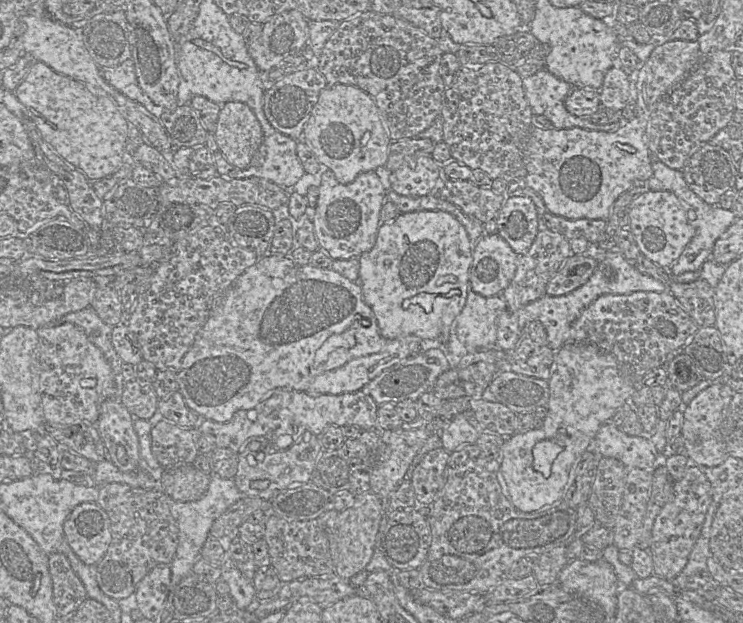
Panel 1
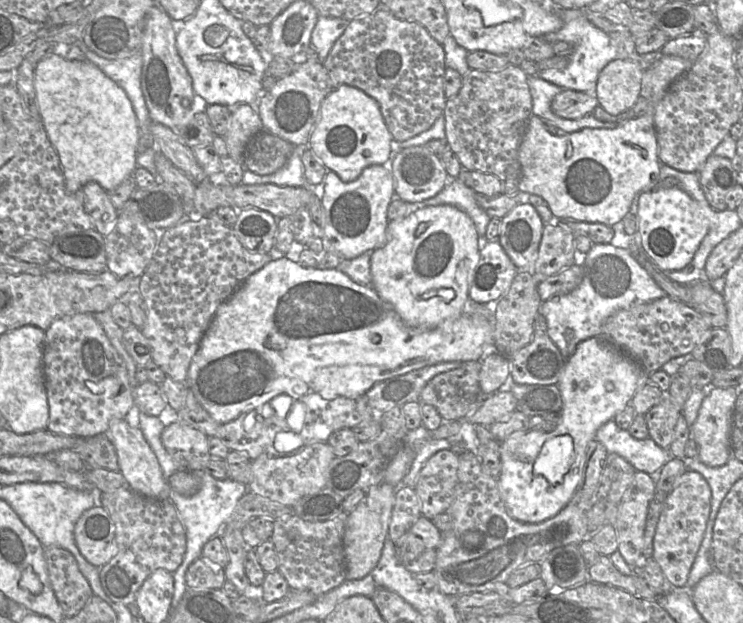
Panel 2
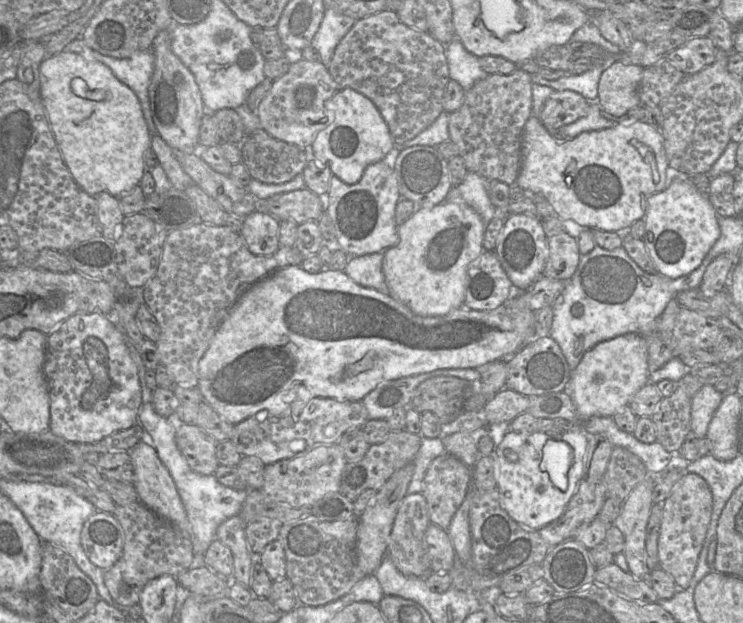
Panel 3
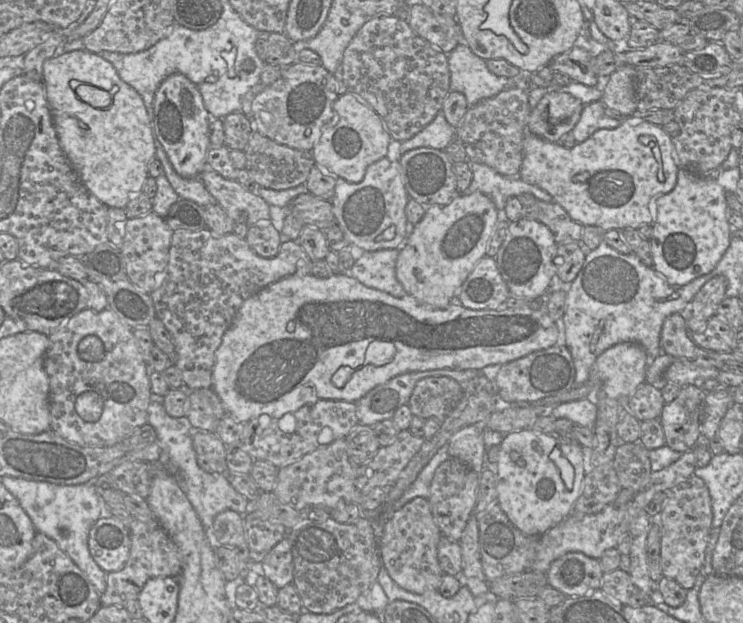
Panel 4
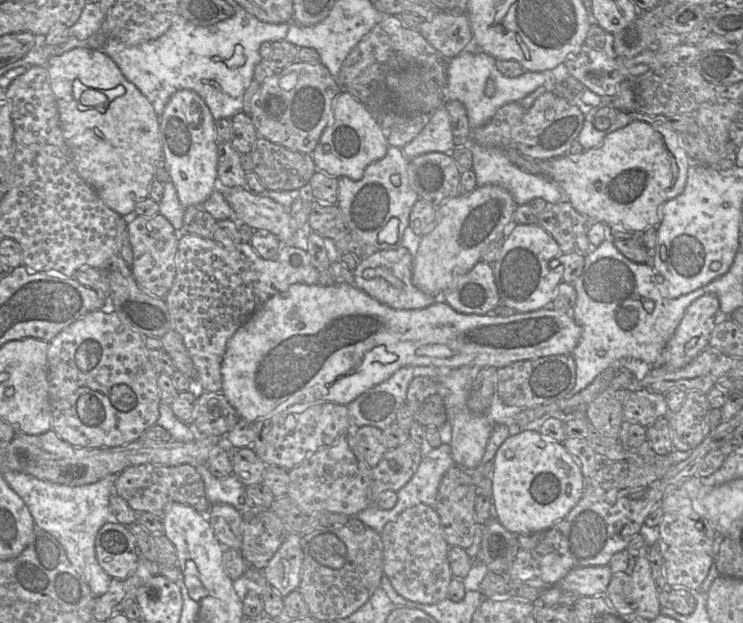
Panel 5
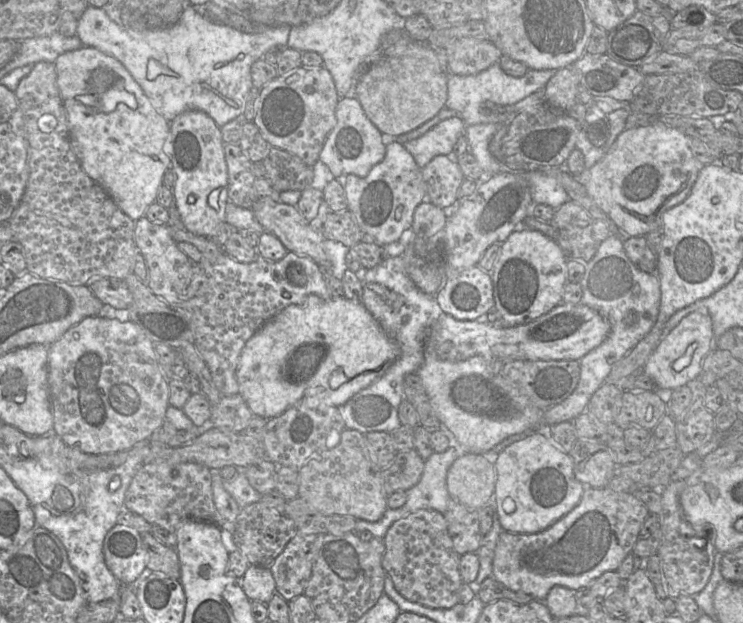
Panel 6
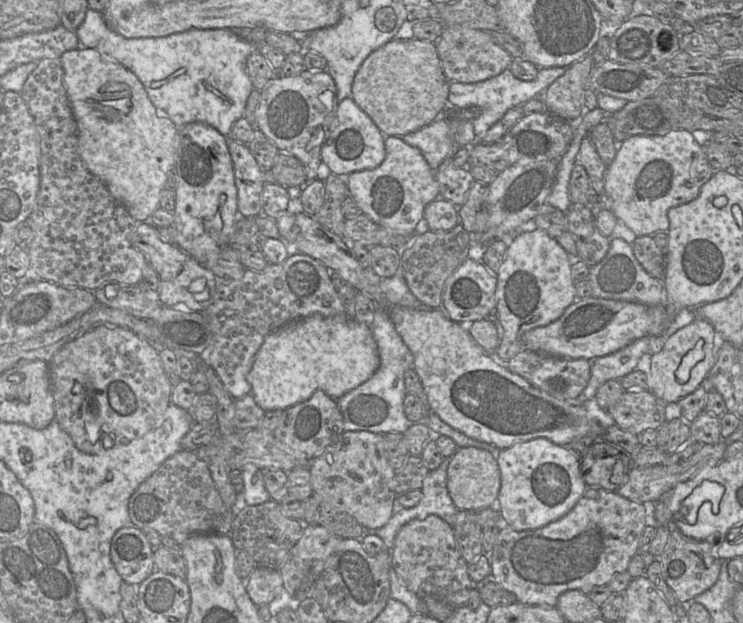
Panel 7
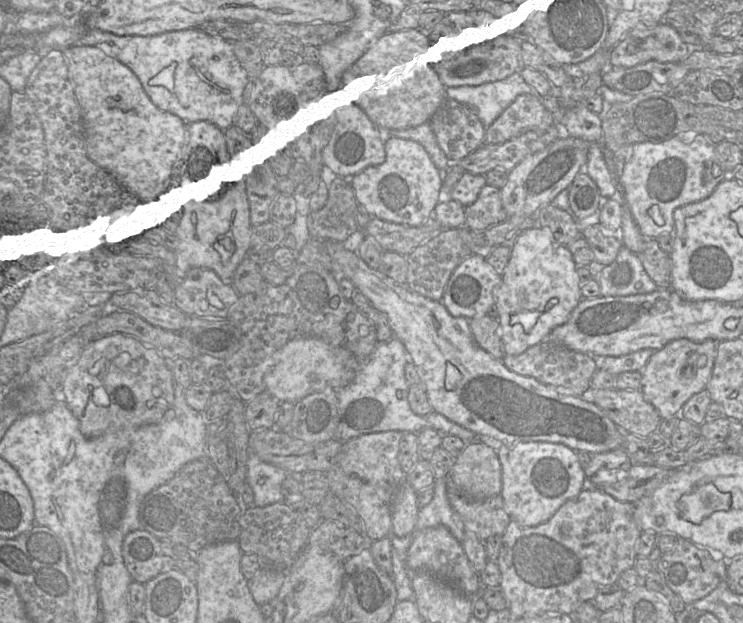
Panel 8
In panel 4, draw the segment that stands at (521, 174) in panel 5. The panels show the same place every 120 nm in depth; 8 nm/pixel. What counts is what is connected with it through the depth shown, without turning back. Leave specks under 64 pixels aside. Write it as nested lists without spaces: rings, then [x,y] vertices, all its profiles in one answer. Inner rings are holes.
[[[470,163],[473,178],[464,194],[480,192],[488,196],[496,209],[502,213],[507,200],[524,193],[546,203],[552,203],[552,196],[537,186],[524,182],[519,176],[503,176],[481,163]]]

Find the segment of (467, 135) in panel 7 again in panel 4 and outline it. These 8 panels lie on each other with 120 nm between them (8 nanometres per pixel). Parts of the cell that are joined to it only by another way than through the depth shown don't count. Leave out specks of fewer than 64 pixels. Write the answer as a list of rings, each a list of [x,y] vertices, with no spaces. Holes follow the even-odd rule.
[[[440,110],[423,130],[401,142],[400,153],[402,155],[409,150],[420,147],[445,150],[455,140],[457,140],[455,128],[448,123],[443,111]]]

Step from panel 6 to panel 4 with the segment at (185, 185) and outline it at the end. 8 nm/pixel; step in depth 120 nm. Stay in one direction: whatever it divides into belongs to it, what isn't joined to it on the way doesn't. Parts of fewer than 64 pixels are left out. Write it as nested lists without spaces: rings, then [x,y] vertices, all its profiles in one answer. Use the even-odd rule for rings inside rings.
[[[174,73],[165,78],[154,97],[154,136],[162,145],[174,170],[184,178],[198,178],[207,167],[206,156],[211,148],[209,122],[201,93],[183,74]]]

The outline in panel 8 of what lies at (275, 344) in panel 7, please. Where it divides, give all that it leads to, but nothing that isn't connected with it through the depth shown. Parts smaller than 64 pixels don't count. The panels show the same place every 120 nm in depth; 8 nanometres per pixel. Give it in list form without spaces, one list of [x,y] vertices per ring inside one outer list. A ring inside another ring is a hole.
[[[300,336],[288,341],[273,355],[273,365],[263,378],[264,391],[281,402],[297,403],[326,387],[339,390],[356,376],[359,362],[346,348],[337,348],[318,337]]]

